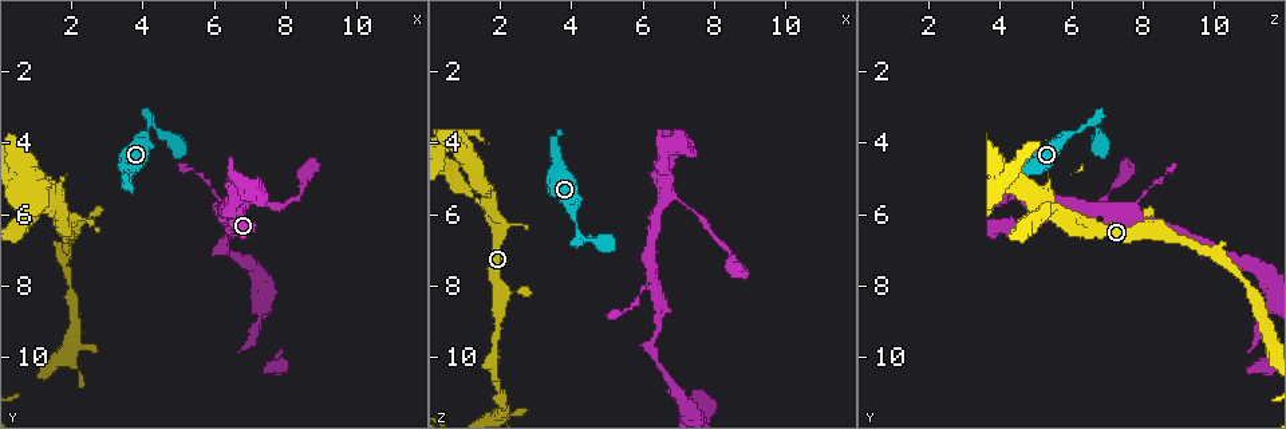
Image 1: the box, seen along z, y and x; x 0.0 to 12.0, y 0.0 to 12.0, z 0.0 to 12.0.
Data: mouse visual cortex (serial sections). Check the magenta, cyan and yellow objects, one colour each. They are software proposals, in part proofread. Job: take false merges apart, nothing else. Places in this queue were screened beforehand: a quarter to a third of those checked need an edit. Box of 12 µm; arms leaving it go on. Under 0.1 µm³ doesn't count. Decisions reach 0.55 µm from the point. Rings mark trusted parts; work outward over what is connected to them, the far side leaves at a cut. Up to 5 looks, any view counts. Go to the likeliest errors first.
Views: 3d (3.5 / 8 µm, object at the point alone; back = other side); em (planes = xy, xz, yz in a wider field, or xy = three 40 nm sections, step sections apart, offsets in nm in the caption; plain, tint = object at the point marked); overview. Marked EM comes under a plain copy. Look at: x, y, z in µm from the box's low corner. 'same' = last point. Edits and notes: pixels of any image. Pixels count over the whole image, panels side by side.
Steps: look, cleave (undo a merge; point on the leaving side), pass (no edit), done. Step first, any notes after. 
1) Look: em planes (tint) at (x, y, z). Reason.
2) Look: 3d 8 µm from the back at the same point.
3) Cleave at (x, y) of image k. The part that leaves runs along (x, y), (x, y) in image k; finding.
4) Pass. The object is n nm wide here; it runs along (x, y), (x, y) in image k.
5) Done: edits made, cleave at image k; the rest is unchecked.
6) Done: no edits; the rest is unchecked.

Look: 3d 3.5 µm at (4.4, 3.6, 6.8). Sudden change in width.

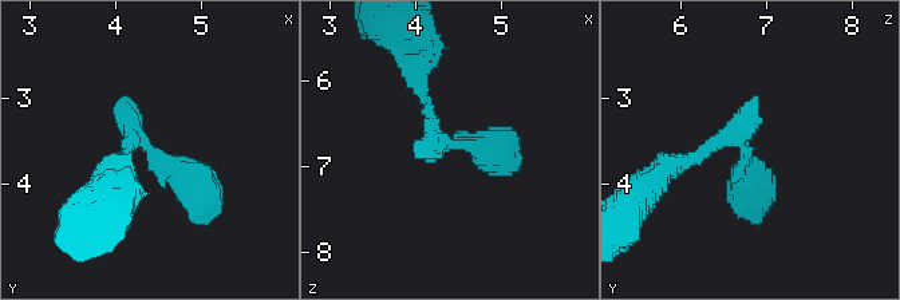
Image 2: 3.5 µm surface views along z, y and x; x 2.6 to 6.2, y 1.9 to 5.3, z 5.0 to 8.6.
Look: em xy step 3 (tint) at (4.50, 3.65, 6.70). Now the EM.

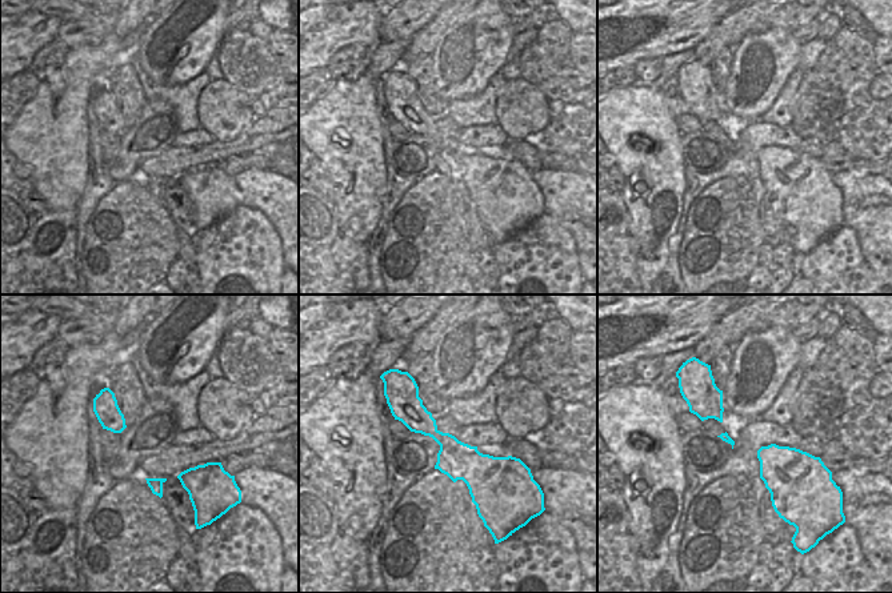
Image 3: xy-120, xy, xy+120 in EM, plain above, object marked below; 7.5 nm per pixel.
Pass. The object is 280 nm wide here; it runs along (419, 90), (437, 138), (506, 158) in image 2; one cell here.

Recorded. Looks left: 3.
Look: 3d 3.5 µm at (1.6, 6.0, 5.7). A narrow waist.

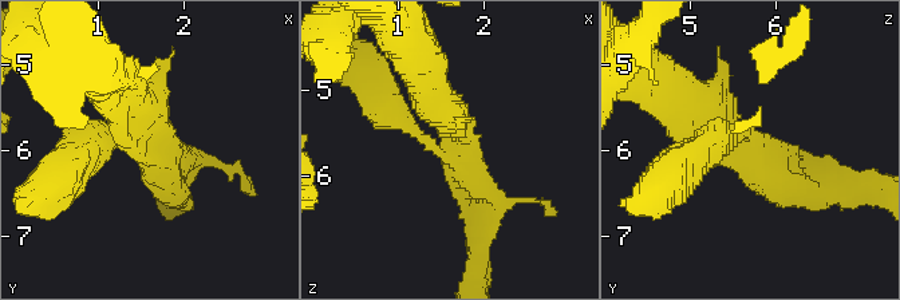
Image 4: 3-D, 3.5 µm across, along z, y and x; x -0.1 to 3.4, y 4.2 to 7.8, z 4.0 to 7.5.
Look: em xy step 1 (tint) at (1.65, 6.05, 5.60). 3 arms meet here; the arms are 300, 350, 500 nm wide; now the EM.

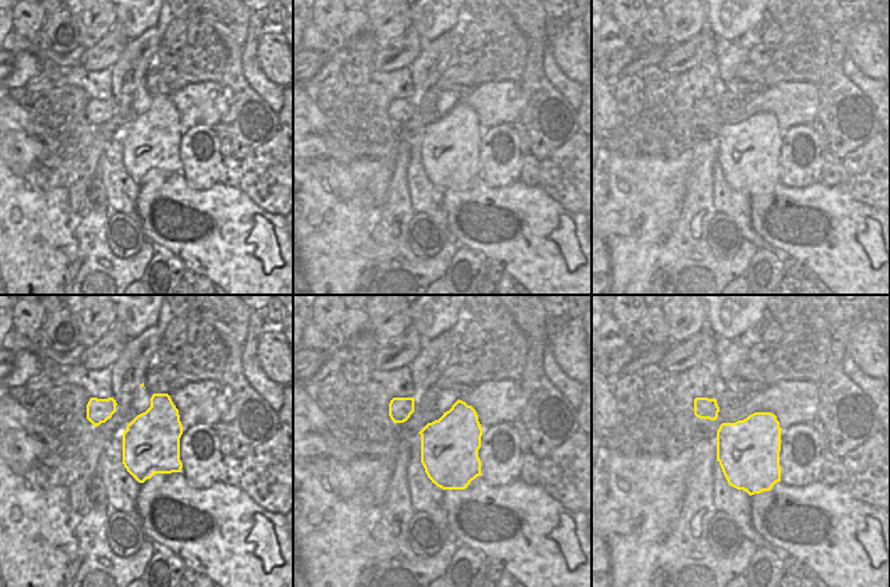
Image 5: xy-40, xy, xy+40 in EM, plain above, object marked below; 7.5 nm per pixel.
Pass. It runs along (814, 193), (773, 181), (685, 94) in image 4; all the same cell.

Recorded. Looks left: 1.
Done: no edits; the rest is unchecked.

